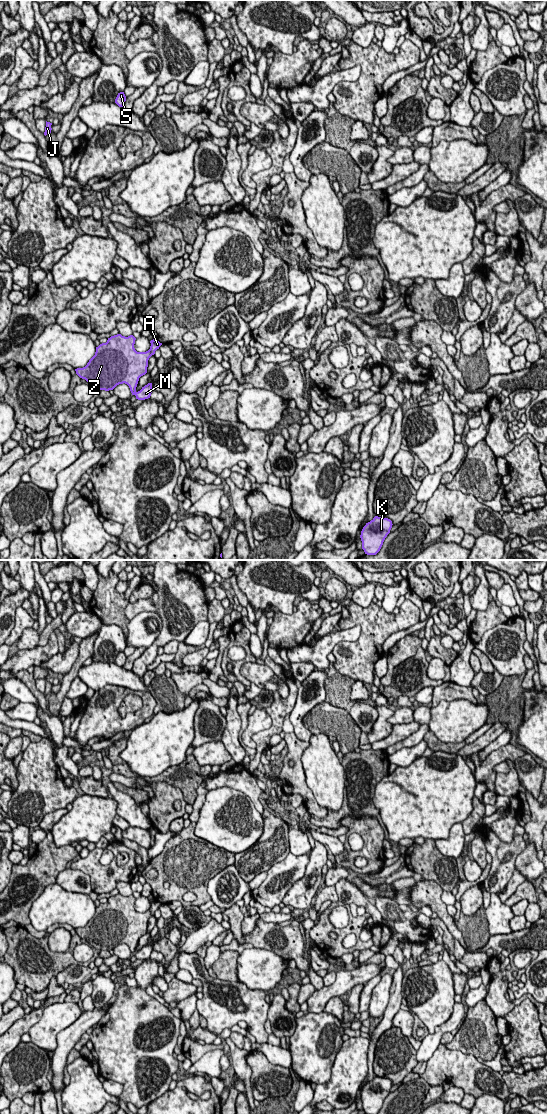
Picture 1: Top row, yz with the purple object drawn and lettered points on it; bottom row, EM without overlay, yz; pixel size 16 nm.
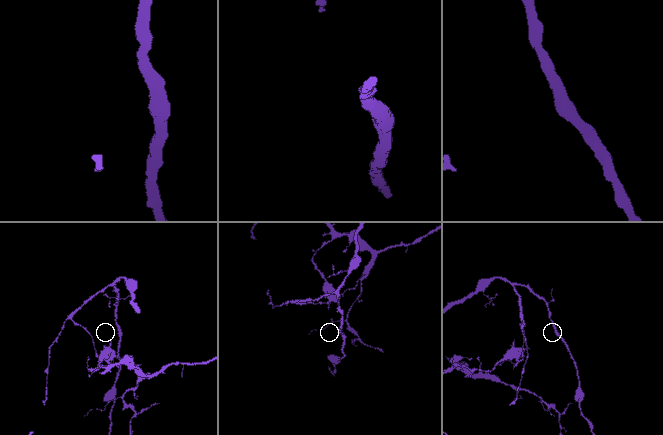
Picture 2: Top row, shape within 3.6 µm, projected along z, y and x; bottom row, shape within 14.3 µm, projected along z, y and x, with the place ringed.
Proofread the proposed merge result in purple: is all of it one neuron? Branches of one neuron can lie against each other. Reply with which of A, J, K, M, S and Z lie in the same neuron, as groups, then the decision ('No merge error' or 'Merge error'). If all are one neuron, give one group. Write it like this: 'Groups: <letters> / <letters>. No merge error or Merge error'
Groups: A Z / J K M S. Merge error

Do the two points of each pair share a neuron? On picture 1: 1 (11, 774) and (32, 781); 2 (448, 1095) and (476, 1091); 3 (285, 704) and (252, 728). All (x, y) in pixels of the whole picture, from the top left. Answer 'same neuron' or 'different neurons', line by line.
1: different neurons
2: different neurons
3: different neurons

